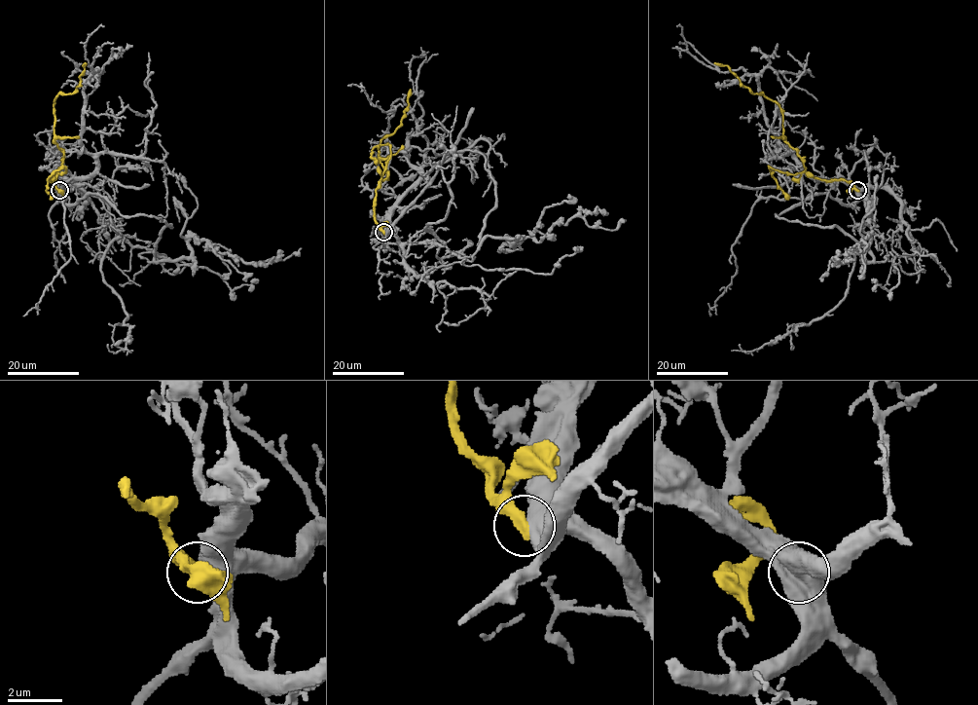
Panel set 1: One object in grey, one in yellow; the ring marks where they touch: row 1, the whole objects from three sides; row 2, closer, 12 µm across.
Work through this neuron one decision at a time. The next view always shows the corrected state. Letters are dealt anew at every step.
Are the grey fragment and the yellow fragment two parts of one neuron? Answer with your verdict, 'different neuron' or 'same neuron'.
different neuron

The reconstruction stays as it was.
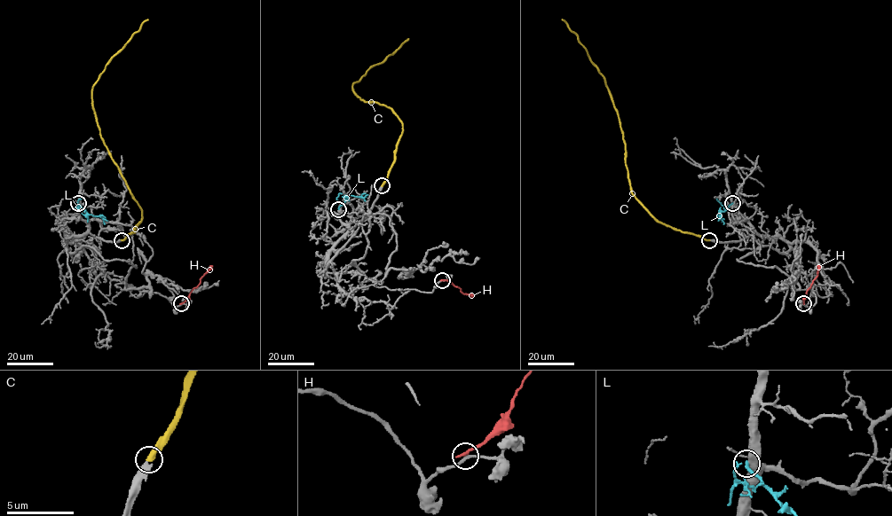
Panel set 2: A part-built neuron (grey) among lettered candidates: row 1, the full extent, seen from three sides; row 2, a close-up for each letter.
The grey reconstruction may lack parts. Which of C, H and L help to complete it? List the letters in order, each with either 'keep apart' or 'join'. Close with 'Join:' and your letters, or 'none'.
C: join
H: keep apart
L: keep apart
Join: C

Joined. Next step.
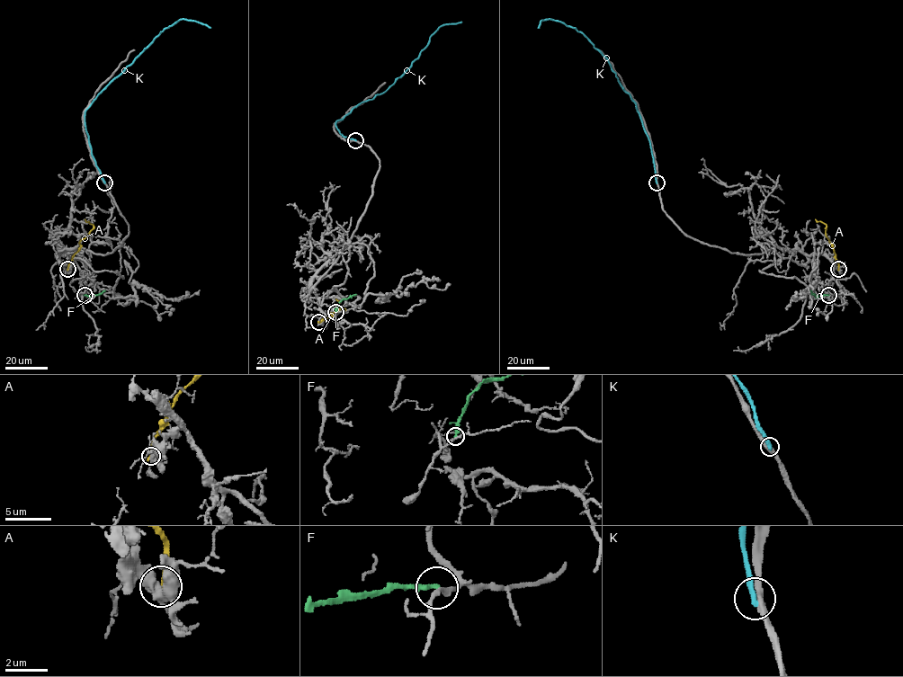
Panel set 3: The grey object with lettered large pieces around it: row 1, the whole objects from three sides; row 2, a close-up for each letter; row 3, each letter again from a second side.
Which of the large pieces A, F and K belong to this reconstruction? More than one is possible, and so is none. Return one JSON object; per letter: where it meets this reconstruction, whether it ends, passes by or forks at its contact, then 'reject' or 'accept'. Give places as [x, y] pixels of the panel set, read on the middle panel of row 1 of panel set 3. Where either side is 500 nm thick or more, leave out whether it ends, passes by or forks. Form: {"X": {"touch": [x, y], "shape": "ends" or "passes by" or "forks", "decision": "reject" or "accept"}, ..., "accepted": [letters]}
{"A": {"touch": [318, 322], "shape": "ends", "decision": "reject"}, "F": {"touch": [335, 312], "shape": "ends", "decision": "reject"}, "K": {"touch": [355, 140], "shape": "ends", "decision": "reject"}, "accepted": []}

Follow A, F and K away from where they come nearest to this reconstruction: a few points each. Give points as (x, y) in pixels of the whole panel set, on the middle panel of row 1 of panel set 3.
A: (318, 322), (331, 316), (330, 313), (344, 309), (335, 298)
F: (335, 312), (342, 300), (356, 294)
K: (355, 139), (343, 136), (335, 122), (362, 102), (385, 92), (410, 66), (438, 29), (461, 22)

